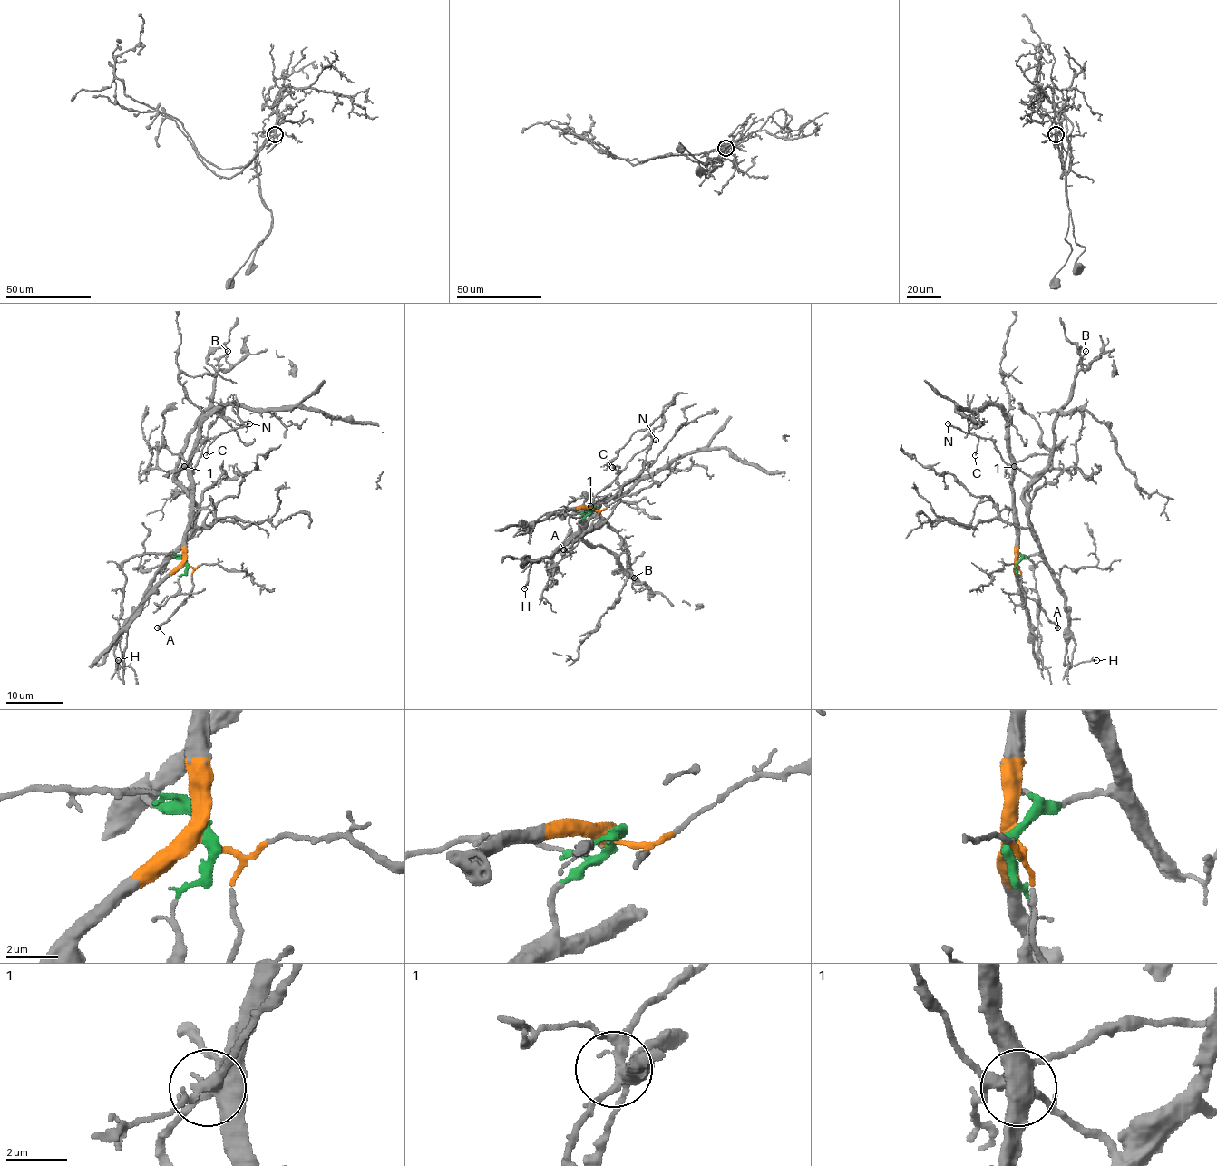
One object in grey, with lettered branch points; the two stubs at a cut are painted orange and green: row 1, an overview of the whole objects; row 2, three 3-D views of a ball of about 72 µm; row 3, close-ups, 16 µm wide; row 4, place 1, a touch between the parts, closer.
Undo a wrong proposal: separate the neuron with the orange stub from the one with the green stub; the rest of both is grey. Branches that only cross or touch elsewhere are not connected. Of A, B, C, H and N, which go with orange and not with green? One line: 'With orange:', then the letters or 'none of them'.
With orange: A

